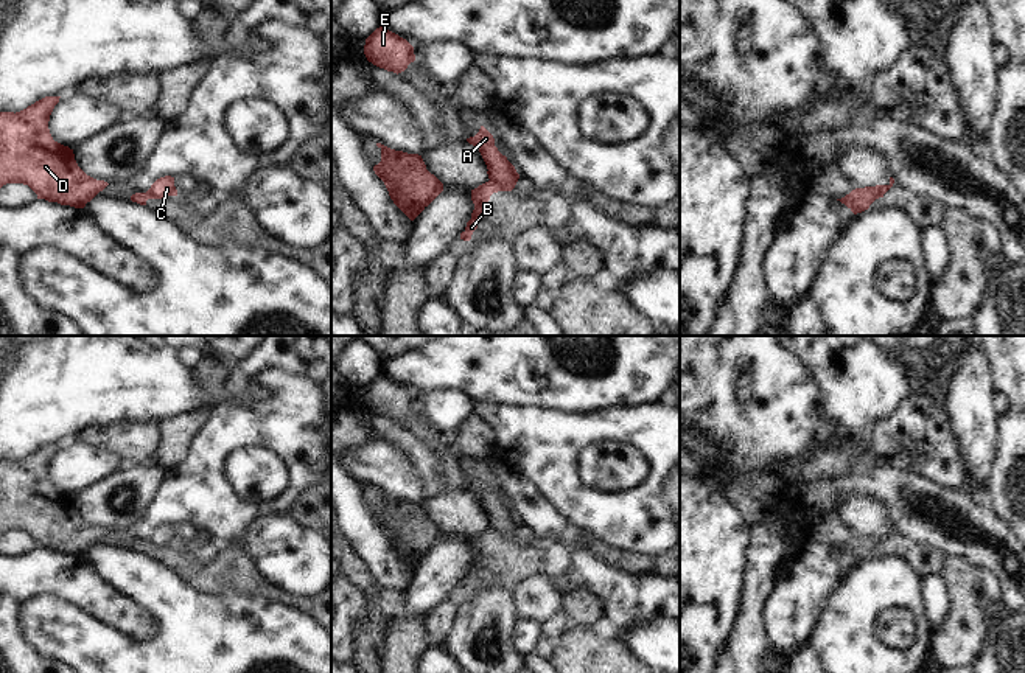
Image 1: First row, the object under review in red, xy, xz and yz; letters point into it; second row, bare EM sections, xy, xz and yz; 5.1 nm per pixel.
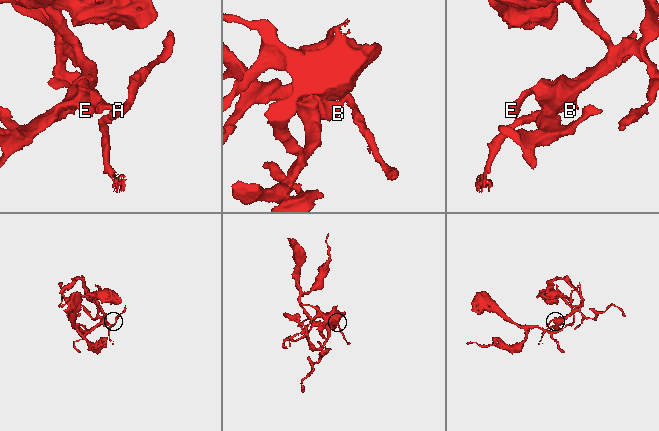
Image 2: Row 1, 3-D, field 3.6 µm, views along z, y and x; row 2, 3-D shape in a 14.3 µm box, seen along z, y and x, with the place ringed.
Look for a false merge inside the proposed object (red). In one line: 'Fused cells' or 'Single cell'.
Fused cells

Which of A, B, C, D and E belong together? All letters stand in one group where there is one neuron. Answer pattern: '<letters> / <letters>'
A C / B D E

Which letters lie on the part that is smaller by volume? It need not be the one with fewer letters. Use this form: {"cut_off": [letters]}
{"cut_off": ["A", "C"]}

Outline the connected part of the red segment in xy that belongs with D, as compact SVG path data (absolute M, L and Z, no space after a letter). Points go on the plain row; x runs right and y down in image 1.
M45 445L20 460L0 460L0 536L28 533L37 547L84 556L109 532L87 524L76 511L73 497L53 488L48 469L61 445Z

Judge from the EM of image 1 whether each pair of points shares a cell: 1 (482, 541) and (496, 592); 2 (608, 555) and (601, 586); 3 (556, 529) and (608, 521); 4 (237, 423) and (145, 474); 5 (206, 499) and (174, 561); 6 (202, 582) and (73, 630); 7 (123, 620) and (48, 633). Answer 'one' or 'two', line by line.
1: two
2: two
3: two
4: two
5: two
6: two
7: two

